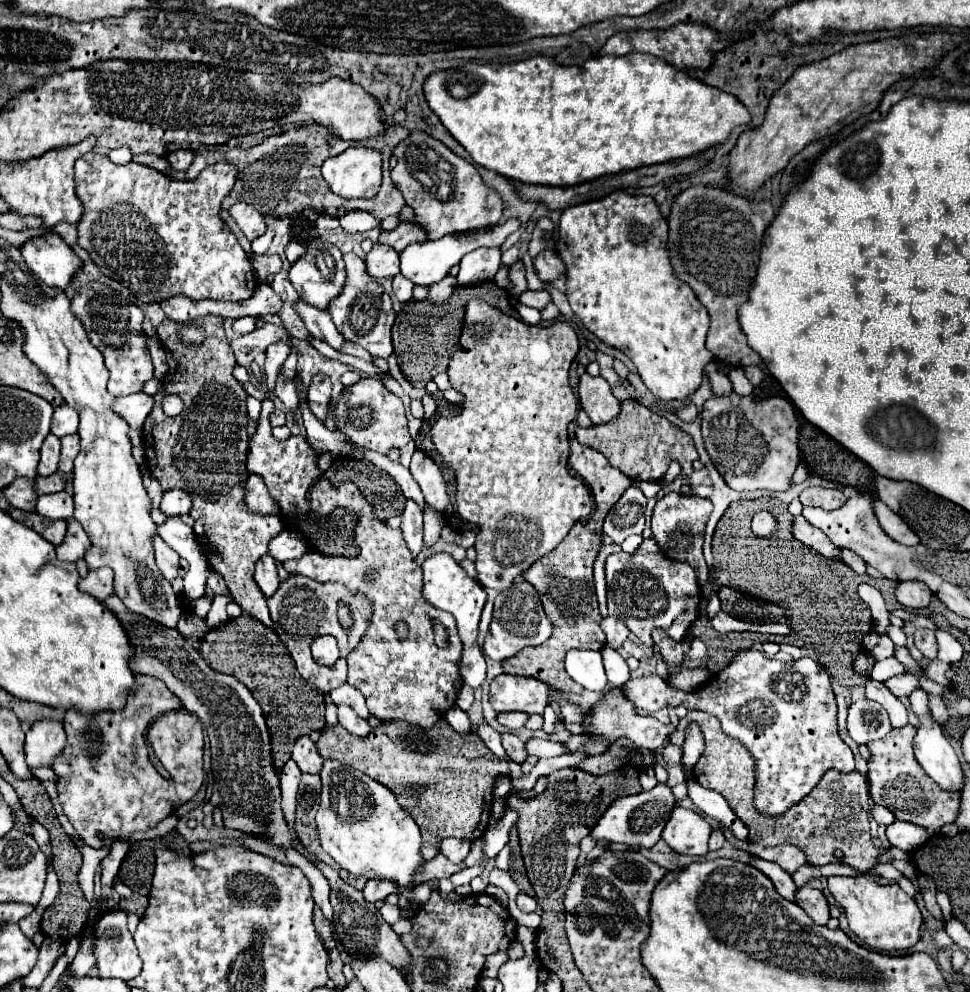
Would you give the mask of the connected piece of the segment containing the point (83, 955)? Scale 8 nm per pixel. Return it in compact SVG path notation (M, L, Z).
M87 939L87 941L81 943L79 953L75 955L75 963L71 967L73 967L75 975L87 975L87 971L91 967L95 967L95 961L97 959L95 959L95 953L93 953L93 941Z

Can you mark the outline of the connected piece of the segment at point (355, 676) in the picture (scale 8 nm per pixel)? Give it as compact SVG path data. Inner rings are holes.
M319 477L311 487L311 507L307 507L307 515L303 515L303 519L310 517L317 521L326 520L324 524L321 521L319 525L322 532L331 537L339 535L339 530L329 521L329 514L321 512L321 509L330 509L331 512L335 507L339 507L357 513L361 517L355 527L355 541L359 545L359 555L329 557L311 549L297 561L285 561L285 569L289 573L301 573L305 577L319 579L321 583L341 581L349 589L357 589L367 597L371 597L375 613L367 629L367 635L347 655L347 667L349 667L347 683L357 687L365 695L369 713L373 717L381 721L401 719L411 725L429 729L445 715L449 707L455 705L457 691L463 683L457 667L463 643L457 635L453 615L447 615L437 607L431 607L431 603L423 599L421 595L423 573L405 545L401 529L391 529L383 521L377 521L365 497L357 491L355 485L347 481L333 487L325 477ZM401 619L409 625L409 635L403 641L395 637L395 623ZM433 621L439 621L449 633L449 645L445 649L439 649L433 641Z

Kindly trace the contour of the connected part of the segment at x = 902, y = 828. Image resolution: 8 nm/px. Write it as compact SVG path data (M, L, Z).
M895 821L891 827L887 827L885 833L889 843L903 851L915 851L919 845L923 845L923 841L927 841L927 833L921 827L903 821Z

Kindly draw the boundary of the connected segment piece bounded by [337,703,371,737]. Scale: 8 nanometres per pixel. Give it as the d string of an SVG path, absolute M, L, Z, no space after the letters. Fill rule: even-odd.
M339 703L339 705L337 705L337 717L339 717L339 723L341 723L349 733L353 733L353 735L357 735L357 737L367 737L369 731L371 731L367 719L359 717L359 715L357 715L349 705L345 705L345 703Z

